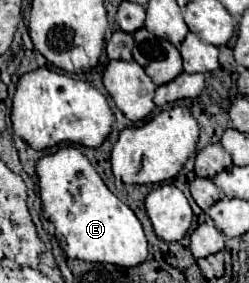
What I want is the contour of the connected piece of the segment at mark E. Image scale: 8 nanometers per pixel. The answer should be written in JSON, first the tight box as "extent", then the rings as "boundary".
{"extent":[37,147,147,267],"boundary":[[[63,147],[53,155],[43,157],[37,163],[37,175],[39,175],[39,193],[43,201],[43,209],[49,215],[49,221],[55,225],[55,235],[63,237],[65,241],[65,253],[73,259],[83,259],[91,263],[111,263],[119,267],[135,267],[147,259],[147,237],[143,233],[143,227],[135,213],[117,199],[95,167],[89,163],[89,159],[75,147]]]}

